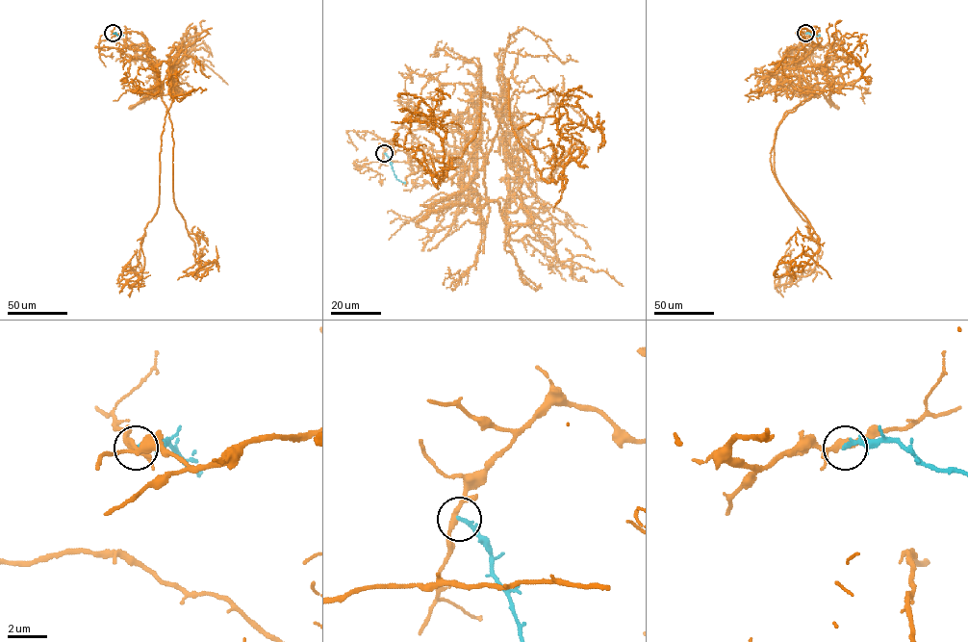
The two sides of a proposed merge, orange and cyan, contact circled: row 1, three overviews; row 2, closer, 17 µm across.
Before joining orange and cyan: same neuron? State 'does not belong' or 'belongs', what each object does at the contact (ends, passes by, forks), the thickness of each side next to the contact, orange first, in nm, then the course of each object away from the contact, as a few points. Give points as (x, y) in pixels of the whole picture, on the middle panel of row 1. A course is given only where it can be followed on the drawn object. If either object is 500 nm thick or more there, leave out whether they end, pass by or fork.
does not belong; orange passes by; cyan ends; calibres 320 and 200 nm; course orange (384, 153), (453, 153), (483, 93), (510, 166), (484, 88), (442, 180), (445, 133), (403, 122), (432, 130); course cyan (384, 153), (395, 178), (405, 183)

